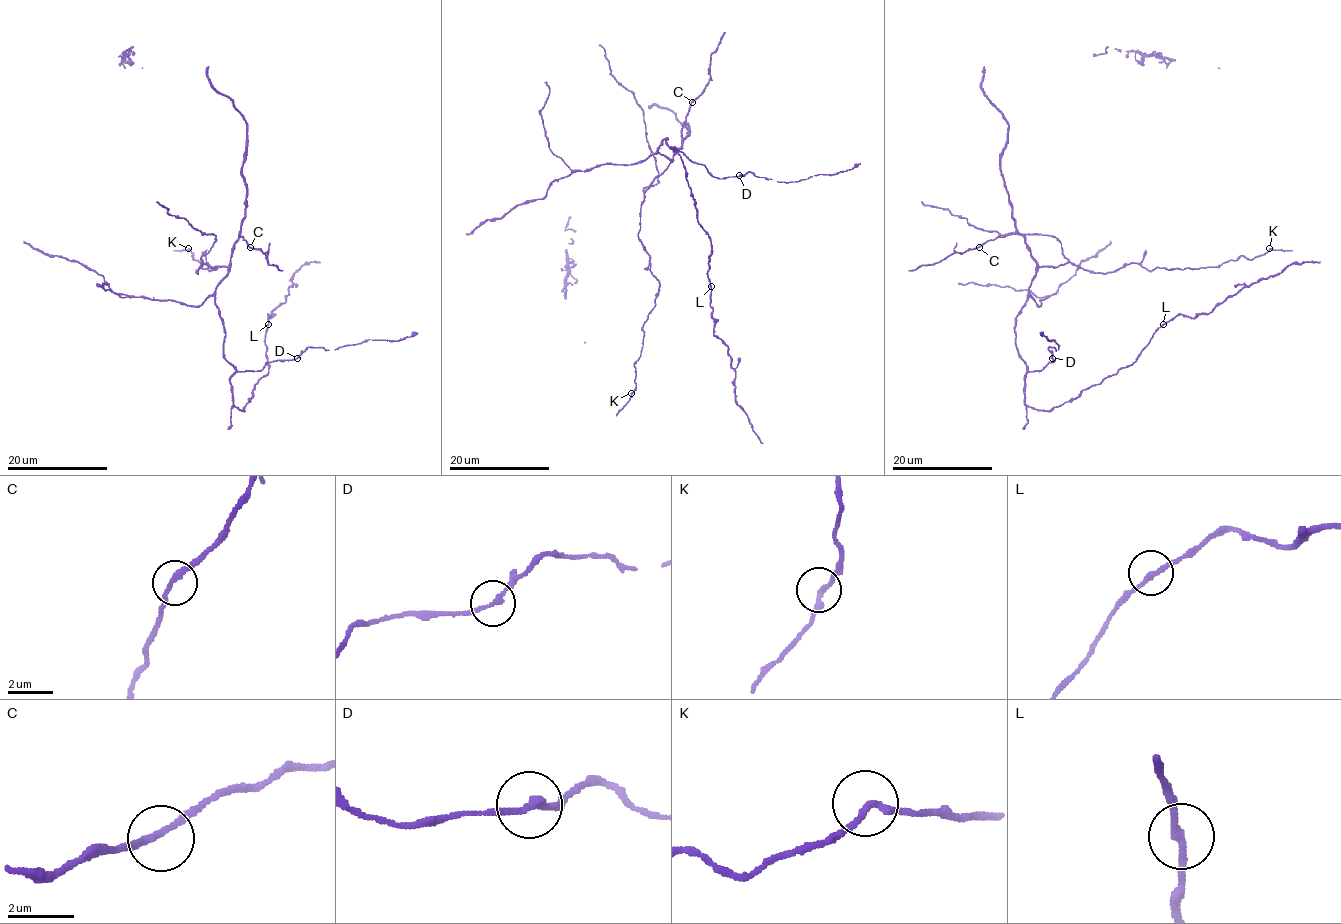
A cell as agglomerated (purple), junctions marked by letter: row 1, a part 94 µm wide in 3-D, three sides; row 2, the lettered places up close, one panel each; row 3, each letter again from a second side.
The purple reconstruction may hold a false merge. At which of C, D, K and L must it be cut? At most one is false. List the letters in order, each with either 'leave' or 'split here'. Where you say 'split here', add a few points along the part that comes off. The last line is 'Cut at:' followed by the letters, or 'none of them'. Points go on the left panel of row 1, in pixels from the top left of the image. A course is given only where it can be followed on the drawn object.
C: leave
D: leave
K: leave
L: leave
Cut at: none of them

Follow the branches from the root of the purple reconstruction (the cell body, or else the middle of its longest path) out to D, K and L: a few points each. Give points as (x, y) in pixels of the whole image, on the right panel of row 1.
D: (1026, 299), (1016, 317), (1018, 354), (1029, 371), (1040, 371), (1055, 360), (1051, 357)
K: (1026, 299), (1044, 266), (1073, 262), (1104, 273), (1128, 263), (1150, 271), (1198, 268), (1254, 258), (1269, 248)
L: (1026, 299), (1016, 317), (1015, 342), (1026, 366), (1025, 404), (1038, 410), (1071, 401), (1129, 366), (1163, 324)

